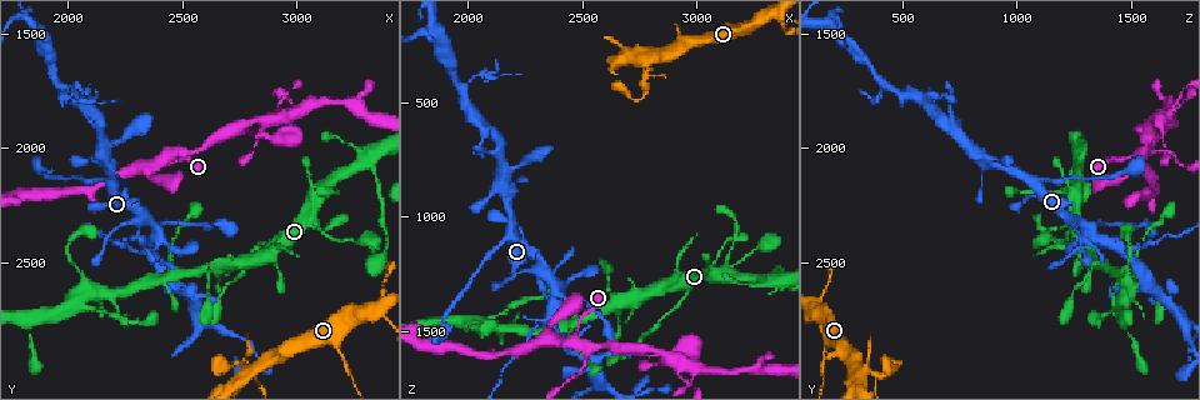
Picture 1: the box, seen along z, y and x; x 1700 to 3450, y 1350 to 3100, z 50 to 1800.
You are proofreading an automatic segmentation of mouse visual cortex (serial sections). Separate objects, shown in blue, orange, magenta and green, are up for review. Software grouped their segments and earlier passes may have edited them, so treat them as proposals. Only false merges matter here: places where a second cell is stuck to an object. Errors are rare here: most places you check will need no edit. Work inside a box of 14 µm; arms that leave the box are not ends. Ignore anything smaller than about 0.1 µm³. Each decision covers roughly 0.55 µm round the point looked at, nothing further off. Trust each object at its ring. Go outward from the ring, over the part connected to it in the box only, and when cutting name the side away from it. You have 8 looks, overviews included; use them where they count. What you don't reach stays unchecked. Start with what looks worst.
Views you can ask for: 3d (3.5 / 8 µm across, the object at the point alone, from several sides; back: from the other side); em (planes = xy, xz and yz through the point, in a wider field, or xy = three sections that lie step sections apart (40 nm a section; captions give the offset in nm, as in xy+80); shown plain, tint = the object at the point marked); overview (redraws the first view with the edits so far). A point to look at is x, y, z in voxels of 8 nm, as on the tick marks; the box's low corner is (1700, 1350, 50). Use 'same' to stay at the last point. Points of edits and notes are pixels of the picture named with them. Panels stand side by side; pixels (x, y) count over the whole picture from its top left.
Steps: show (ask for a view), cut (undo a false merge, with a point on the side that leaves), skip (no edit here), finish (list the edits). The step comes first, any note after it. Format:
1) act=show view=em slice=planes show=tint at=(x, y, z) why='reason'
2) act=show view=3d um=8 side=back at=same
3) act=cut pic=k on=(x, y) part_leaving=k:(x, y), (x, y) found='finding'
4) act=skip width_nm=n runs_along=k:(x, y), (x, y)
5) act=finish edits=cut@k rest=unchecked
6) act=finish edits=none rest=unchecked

act=show view=3d um=3.5 at=(2150, 2140, 1090) why='three-way junction'

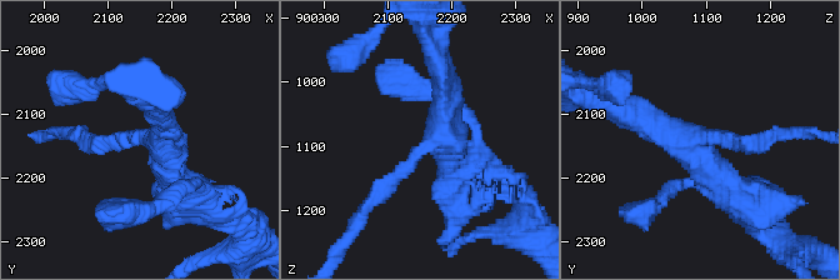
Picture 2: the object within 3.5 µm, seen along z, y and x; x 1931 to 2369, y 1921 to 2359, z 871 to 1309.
act=show view=em slice=xy step=2 show=tint at=(2165, 2135, 1095) why='shape alone is not enough'

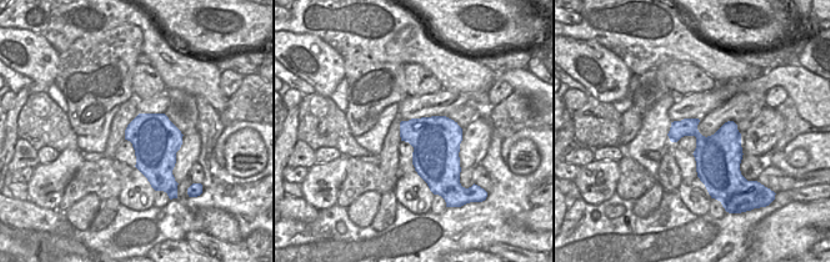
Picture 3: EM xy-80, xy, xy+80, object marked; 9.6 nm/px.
act=skip arms=3 arm_widths_nm=200,300,400 runs_along=2:(180, 193), (153, 135), (91, 139) found='one cell here'

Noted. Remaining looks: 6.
act=show view=3d um=8 side=back at=(2350, 2430, 1450) why='three-way junction'

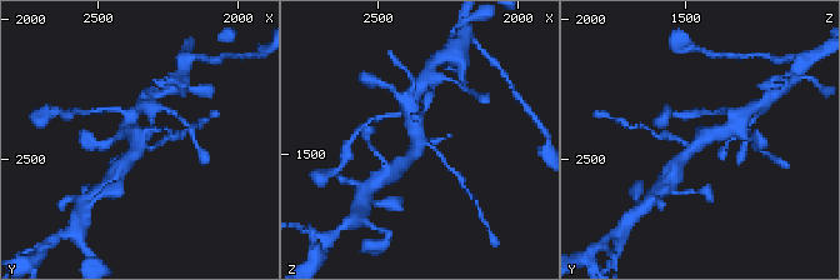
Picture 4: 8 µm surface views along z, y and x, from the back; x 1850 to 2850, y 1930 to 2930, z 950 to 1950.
act=show view=3d um=3.5 at=(2370, 2440, 1450)

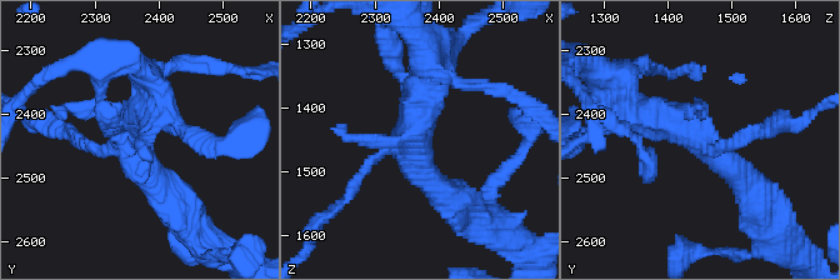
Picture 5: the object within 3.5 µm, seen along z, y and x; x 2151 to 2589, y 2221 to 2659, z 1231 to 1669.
act=show view=em slice=xy step=2 show=tint at=(2360, 2440, 1450) why='shape alone is not enough'

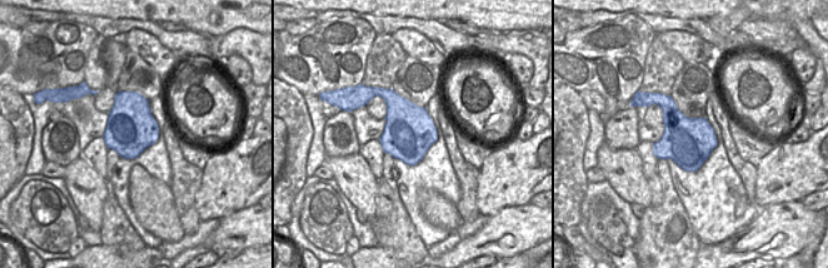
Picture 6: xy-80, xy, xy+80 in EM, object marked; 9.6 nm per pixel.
act=skip runs_along=5:(630, 108), (689, 128), (753, 189) found='one cell here'

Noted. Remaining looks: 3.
act=show view=3d um=8 at=(2460, 2010, 1540) why='three arms meet'

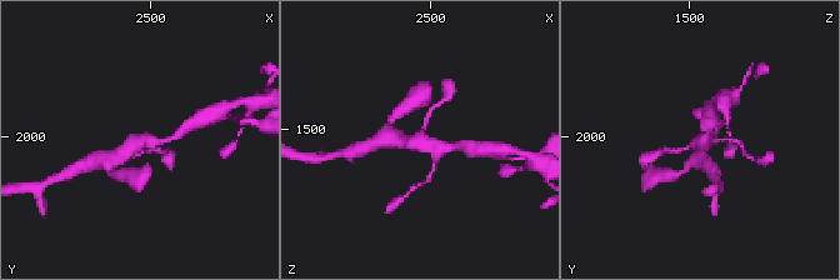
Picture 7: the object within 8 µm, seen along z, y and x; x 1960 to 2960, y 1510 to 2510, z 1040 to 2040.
act=show view=em slice=xy step=1 show=tint at=(2460, 2030, 1530) why='need the tissue'

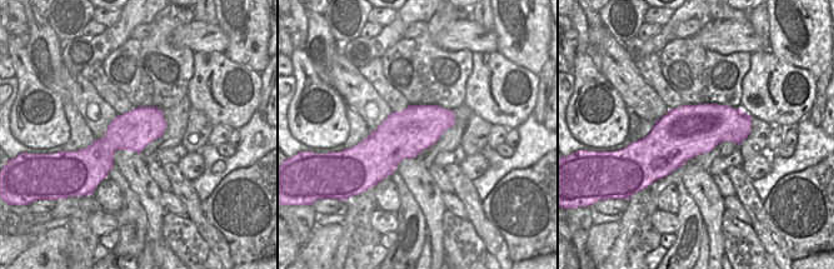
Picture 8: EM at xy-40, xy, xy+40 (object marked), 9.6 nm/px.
act=skip found='one cell here'

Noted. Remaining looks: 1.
act=finish edits=none rest=unchecked

